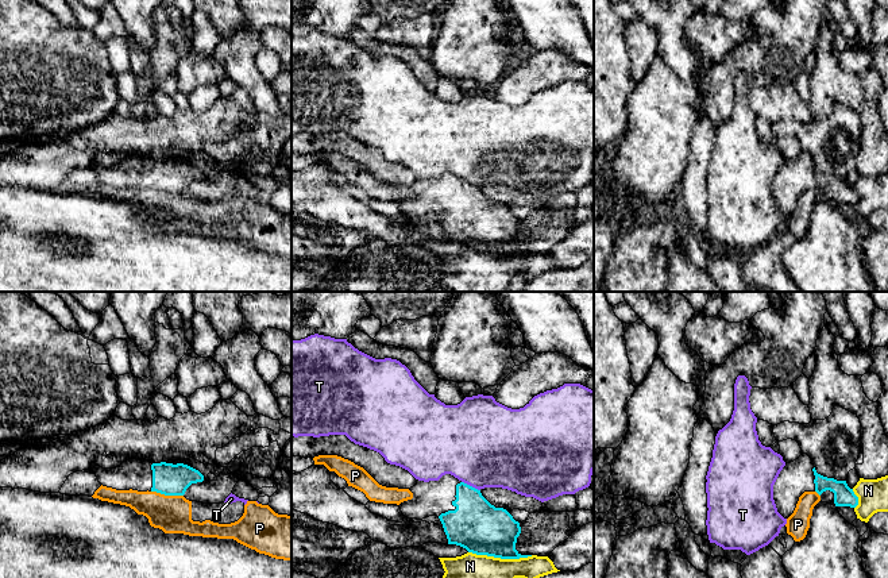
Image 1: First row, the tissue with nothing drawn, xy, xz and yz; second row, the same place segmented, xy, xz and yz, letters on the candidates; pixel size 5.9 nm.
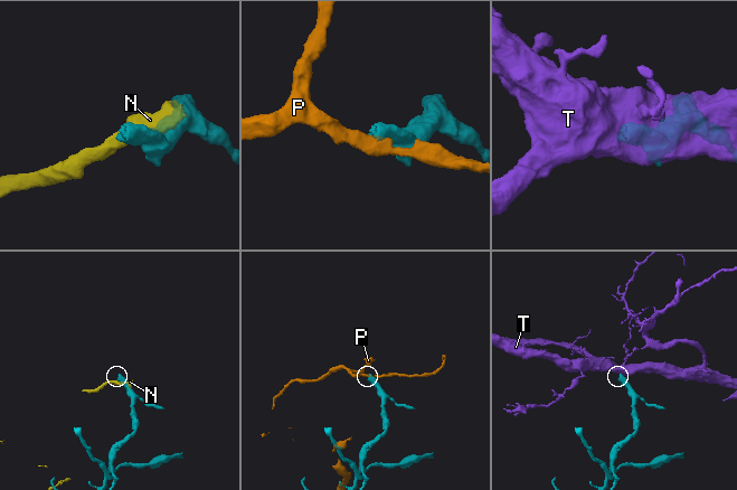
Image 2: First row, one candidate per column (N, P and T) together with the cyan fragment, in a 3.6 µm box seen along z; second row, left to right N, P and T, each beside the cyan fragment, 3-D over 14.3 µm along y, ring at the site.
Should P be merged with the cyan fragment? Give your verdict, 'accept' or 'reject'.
reject

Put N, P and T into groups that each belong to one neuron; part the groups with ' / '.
N / P / T

